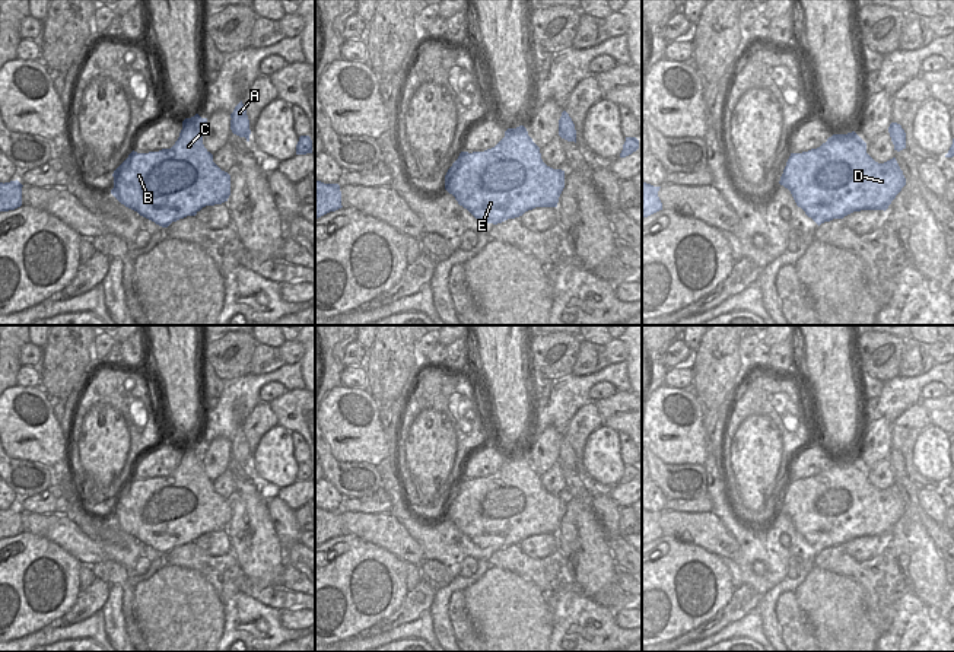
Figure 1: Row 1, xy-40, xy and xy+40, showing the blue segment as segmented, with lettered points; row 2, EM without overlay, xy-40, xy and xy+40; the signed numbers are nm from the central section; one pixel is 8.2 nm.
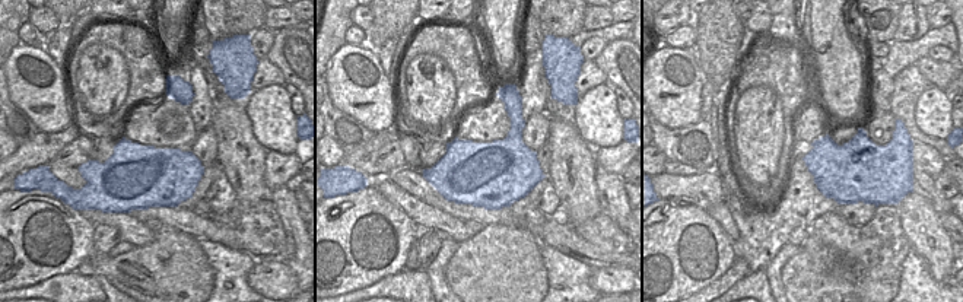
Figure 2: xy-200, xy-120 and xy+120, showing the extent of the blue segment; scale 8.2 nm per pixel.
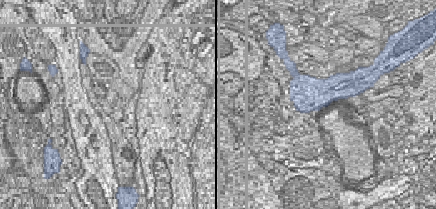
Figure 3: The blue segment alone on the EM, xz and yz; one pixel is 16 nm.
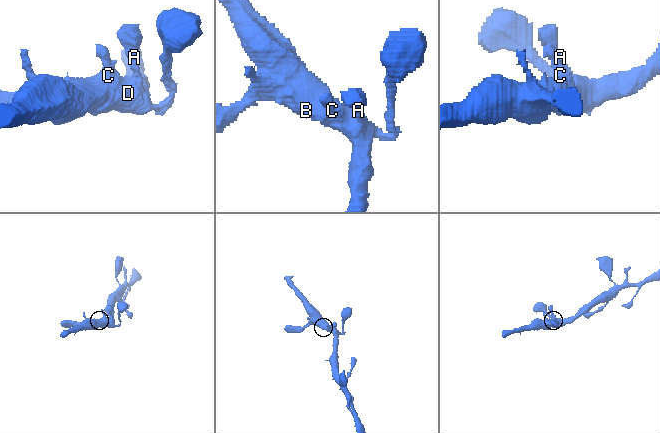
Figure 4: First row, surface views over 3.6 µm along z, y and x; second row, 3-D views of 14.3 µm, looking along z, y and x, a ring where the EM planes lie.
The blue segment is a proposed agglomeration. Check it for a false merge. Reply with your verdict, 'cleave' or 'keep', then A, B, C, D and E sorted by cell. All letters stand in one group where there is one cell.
keep; groups A B C D E

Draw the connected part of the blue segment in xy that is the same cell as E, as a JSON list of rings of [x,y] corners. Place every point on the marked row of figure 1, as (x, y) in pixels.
[[[524,125],[508,128],[505,137],[484,152],[461,152],[445,175],[445,190],[459,206],[484,223],[502,223],[535,207],[557,207],[565,188],[565,171],[547,166],[540,147]]]

